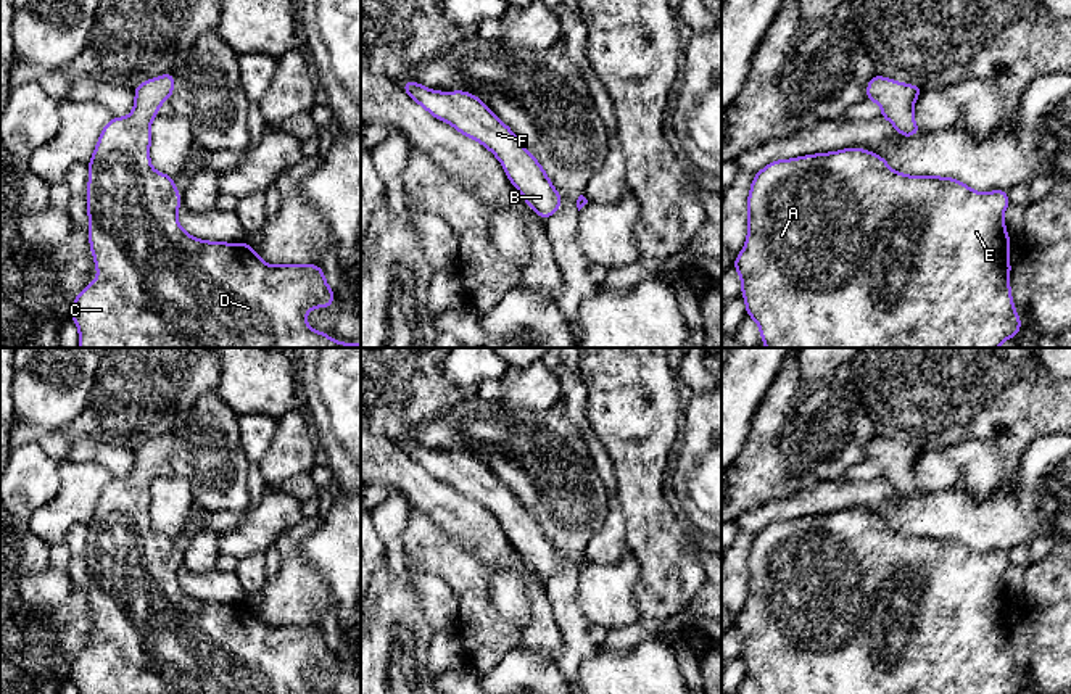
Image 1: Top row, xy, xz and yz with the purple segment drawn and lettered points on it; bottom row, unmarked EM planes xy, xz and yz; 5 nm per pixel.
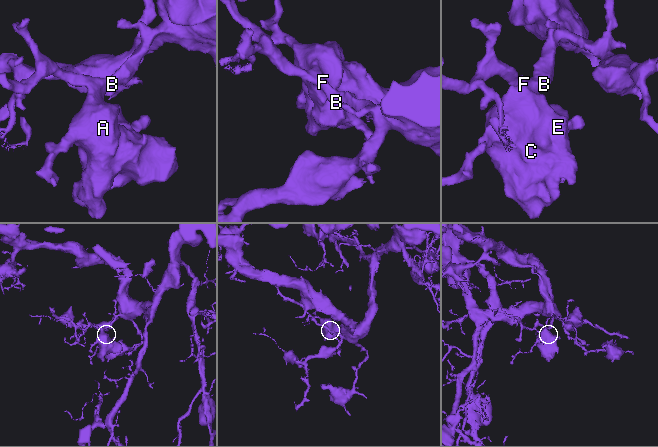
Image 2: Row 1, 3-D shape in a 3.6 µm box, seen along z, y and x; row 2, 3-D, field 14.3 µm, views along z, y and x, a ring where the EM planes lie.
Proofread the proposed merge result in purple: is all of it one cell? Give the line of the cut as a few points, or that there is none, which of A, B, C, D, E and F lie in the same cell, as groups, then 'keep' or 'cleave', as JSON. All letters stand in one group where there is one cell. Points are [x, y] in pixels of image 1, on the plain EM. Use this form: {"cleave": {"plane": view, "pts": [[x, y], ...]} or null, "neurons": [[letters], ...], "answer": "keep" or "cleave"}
{"cleave": null, "neurons": [["A", "B", "C", "D", "E", "F"]], "answer": "keep"}

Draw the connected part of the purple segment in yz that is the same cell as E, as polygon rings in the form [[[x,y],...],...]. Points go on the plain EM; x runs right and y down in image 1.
[[[862,509],[773,522],[754,536],[747,557],[747,601],[733,622],[742,644],[746,675],[759,684],[760,694],[1018,694],[1021,680],[1010,652],[1011,599],[1003,583],[1008,565],[1005,551],[978,554],[952,538],[905,536],[892,531],[884,518]]]

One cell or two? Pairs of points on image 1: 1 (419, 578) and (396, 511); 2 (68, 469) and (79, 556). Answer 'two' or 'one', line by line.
1: one
2: two

